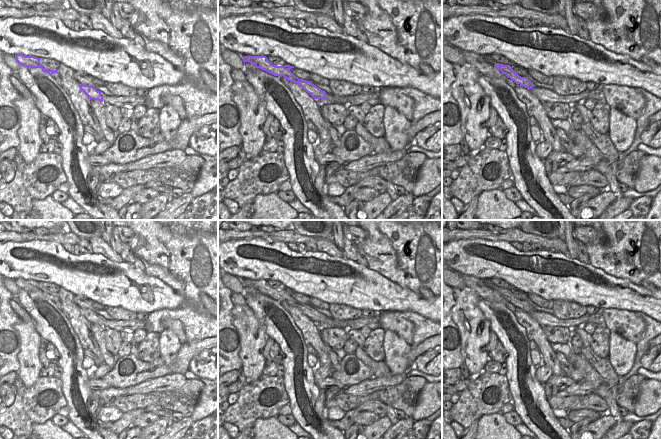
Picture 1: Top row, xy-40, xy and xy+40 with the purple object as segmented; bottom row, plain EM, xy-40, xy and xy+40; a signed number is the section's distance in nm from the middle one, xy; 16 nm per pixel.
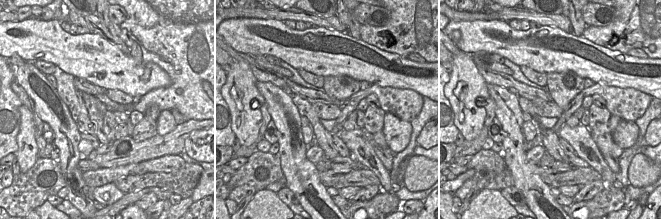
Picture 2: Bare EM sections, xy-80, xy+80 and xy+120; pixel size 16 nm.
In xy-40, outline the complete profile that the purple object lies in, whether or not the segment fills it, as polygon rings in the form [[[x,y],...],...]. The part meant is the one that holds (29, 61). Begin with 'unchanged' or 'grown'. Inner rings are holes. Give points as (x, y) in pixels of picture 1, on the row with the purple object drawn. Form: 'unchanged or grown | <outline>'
unchanged | [[[17,54],[17,55],[15,55],[15,59],[20,65],[24,65],[26,67],[31,67],[31,68],[41,68],[43,72],[48,73],[51,77],[52,77],[53,73],[58,73],[57,72],[58,69],[56,69],[56,70],[45,69],[40,63],[41,58],[38,58],[38,57]]]

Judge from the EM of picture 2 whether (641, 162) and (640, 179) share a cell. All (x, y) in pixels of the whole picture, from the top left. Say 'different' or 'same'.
same

